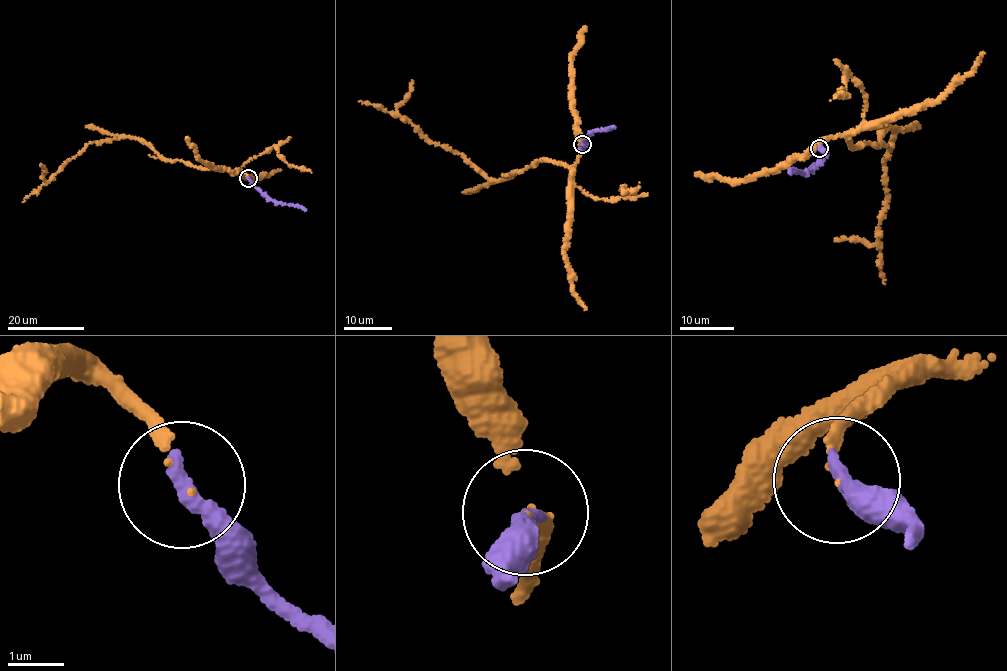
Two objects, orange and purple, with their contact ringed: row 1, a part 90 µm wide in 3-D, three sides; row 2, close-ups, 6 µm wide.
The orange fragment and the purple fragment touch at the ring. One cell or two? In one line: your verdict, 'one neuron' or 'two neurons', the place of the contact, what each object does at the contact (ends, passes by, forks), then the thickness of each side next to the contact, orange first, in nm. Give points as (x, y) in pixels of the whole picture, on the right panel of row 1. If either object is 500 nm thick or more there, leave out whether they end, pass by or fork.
one neuron; at (819, 148); orange ends there; purple ends there; 30 nm thick on the orange side, 340 nm on the other

